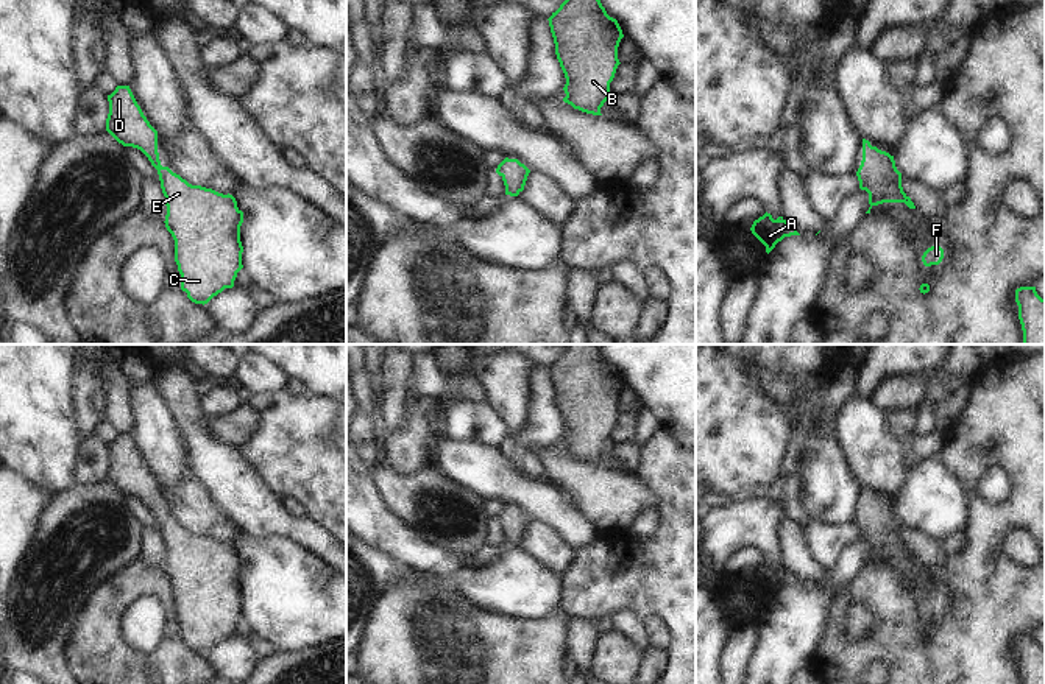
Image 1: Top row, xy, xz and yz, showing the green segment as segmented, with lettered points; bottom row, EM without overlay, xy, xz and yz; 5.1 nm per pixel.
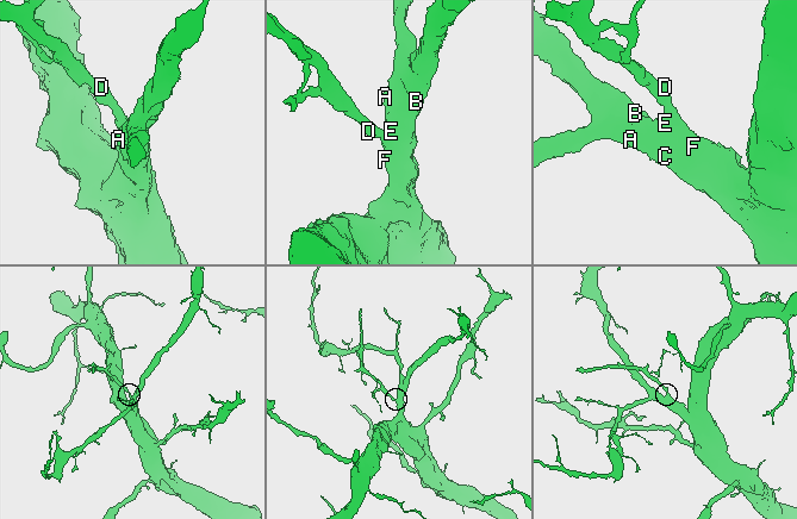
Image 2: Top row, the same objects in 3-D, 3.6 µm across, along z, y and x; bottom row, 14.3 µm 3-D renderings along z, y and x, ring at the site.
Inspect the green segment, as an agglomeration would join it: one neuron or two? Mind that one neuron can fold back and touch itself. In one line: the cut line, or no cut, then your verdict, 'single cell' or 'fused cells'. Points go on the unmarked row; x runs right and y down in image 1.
no cut | single cell

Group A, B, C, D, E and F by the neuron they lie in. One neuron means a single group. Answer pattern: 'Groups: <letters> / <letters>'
Groups: A B C D E F.

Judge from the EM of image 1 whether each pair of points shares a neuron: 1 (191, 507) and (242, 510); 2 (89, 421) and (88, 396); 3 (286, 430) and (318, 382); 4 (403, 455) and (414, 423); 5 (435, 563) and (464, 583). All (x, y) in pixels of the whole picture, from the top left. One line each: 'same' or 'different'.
1: different
2: same
3: different
4: same
5: different

